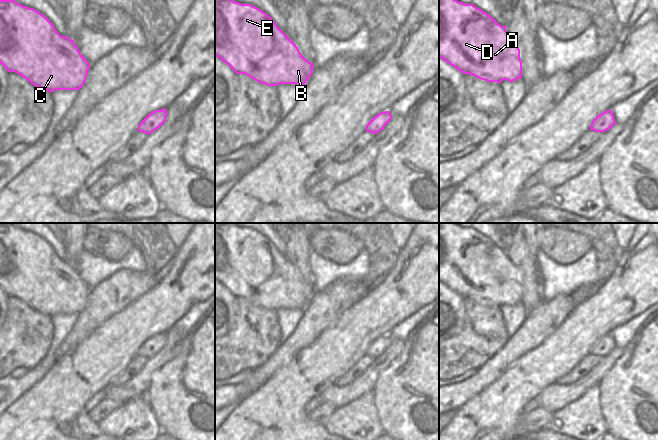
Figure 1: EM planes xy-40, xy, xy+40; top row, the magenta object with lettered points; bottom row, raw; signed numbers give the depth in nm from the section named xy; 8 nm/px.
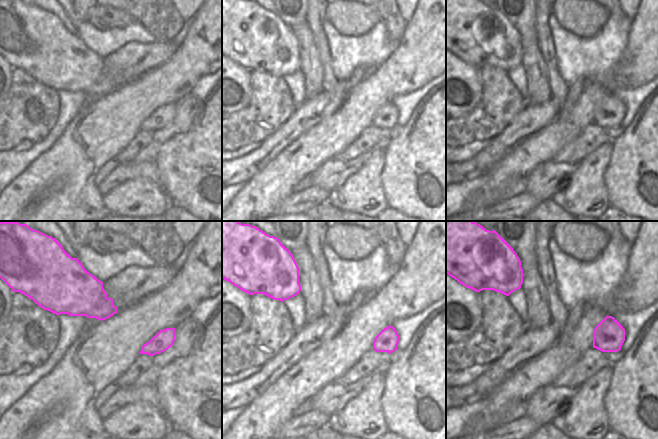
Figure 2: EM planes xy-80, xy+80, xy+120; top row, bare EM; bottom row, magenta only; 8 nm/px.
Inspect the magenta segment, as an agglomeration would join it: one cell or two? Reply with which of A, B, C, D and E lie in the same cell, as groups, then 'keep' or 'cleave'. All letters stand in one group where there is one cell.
A B C D E | keep

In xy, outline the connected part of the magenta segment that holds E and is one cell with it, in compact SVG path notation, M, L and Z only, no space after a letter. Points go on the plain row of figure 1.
M215 223L215 280L225 286L236 298L245 298L267 310L279 308L304 310L314 293L314 288L300 277L296 268L268 238L251 228L241 228L232 223Z

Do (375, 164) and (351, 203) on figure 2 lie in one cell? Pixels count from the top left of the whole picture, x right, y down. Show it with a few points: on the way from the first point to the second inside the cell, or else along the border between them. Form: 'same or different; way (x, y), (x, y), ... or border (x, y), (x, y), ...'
same; way (369, 174), (364, 188), (359, 193)

